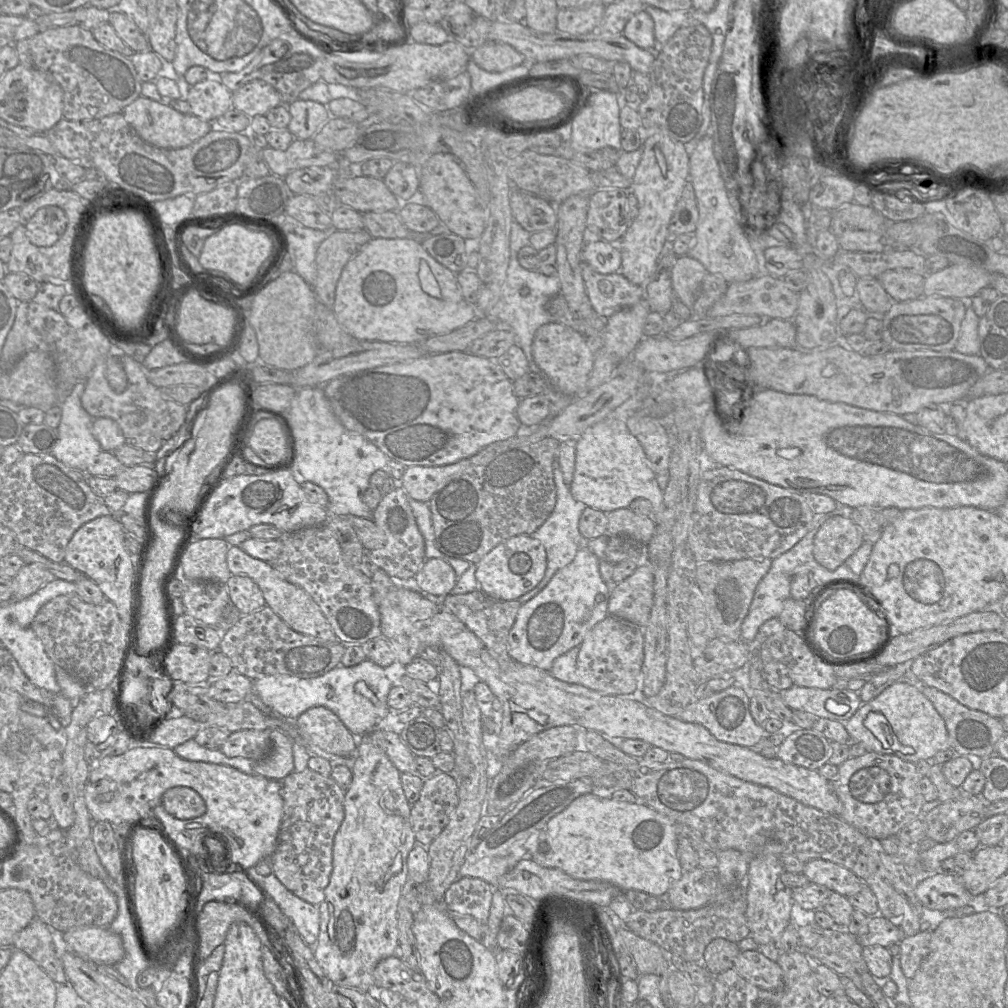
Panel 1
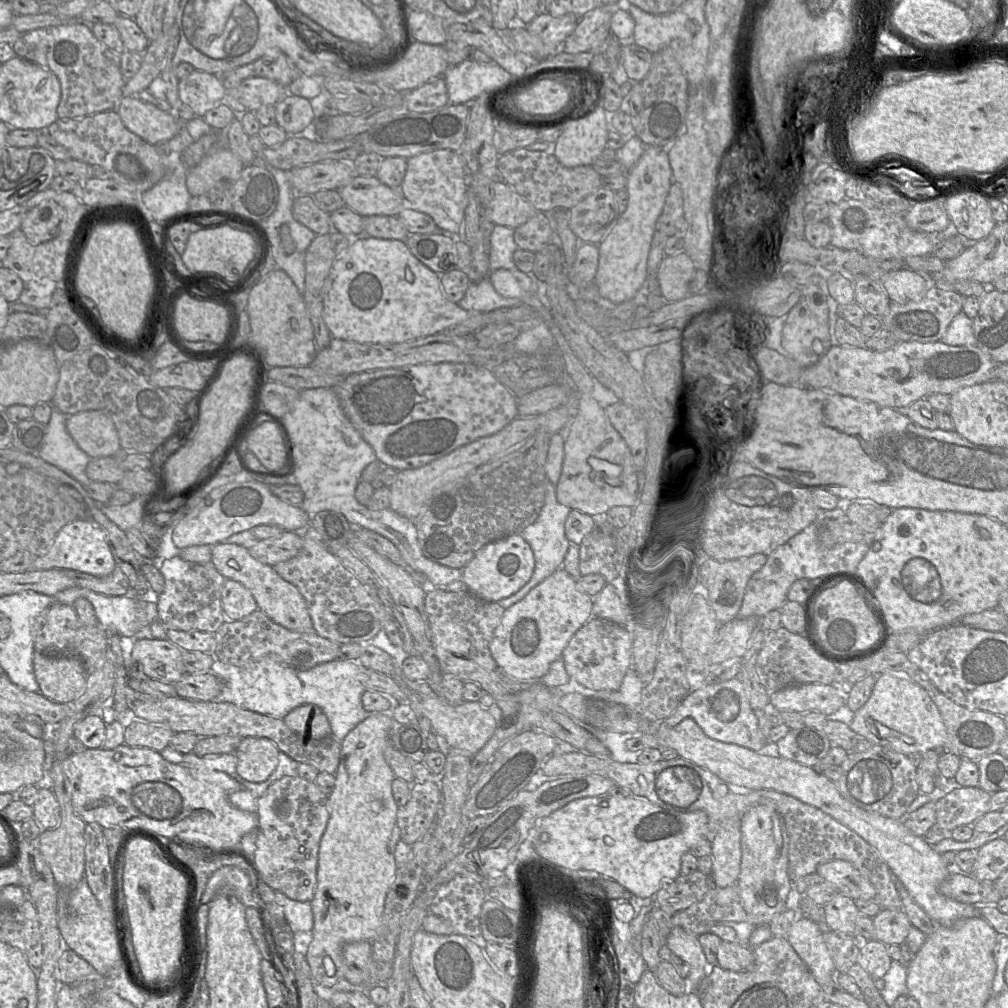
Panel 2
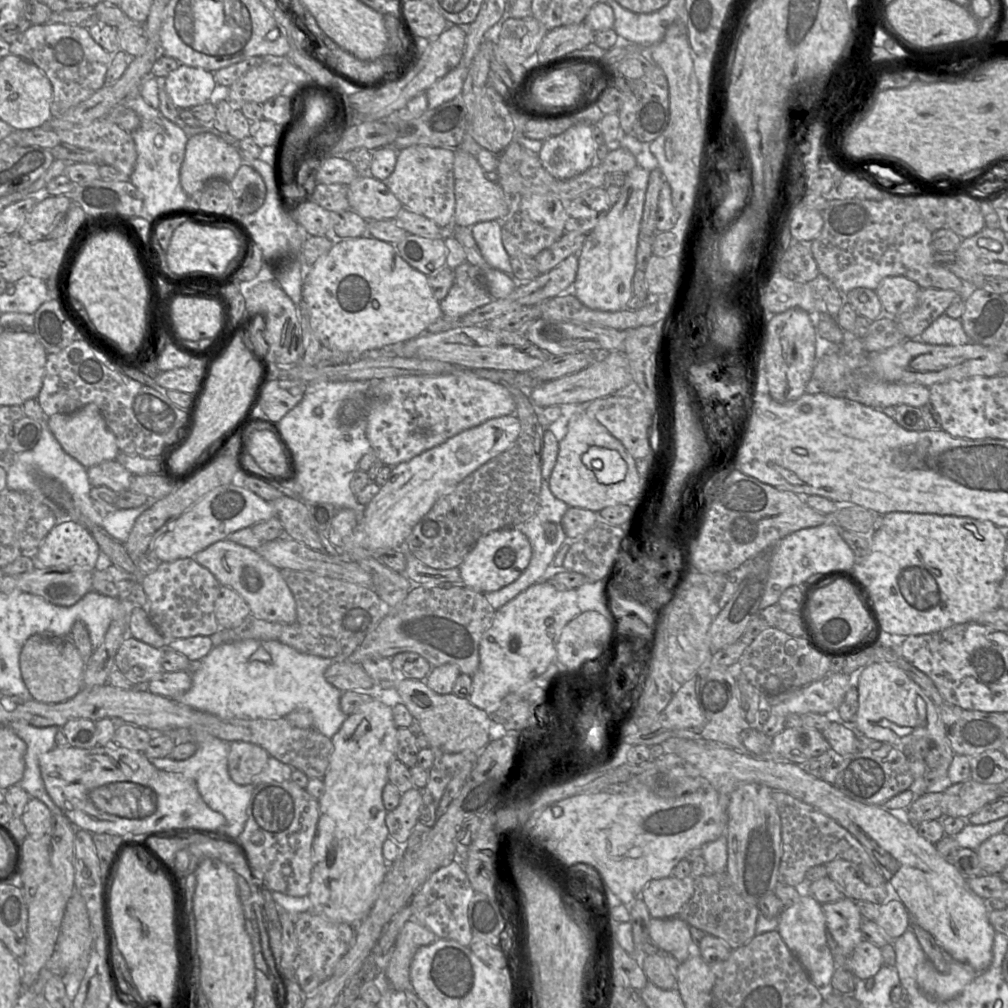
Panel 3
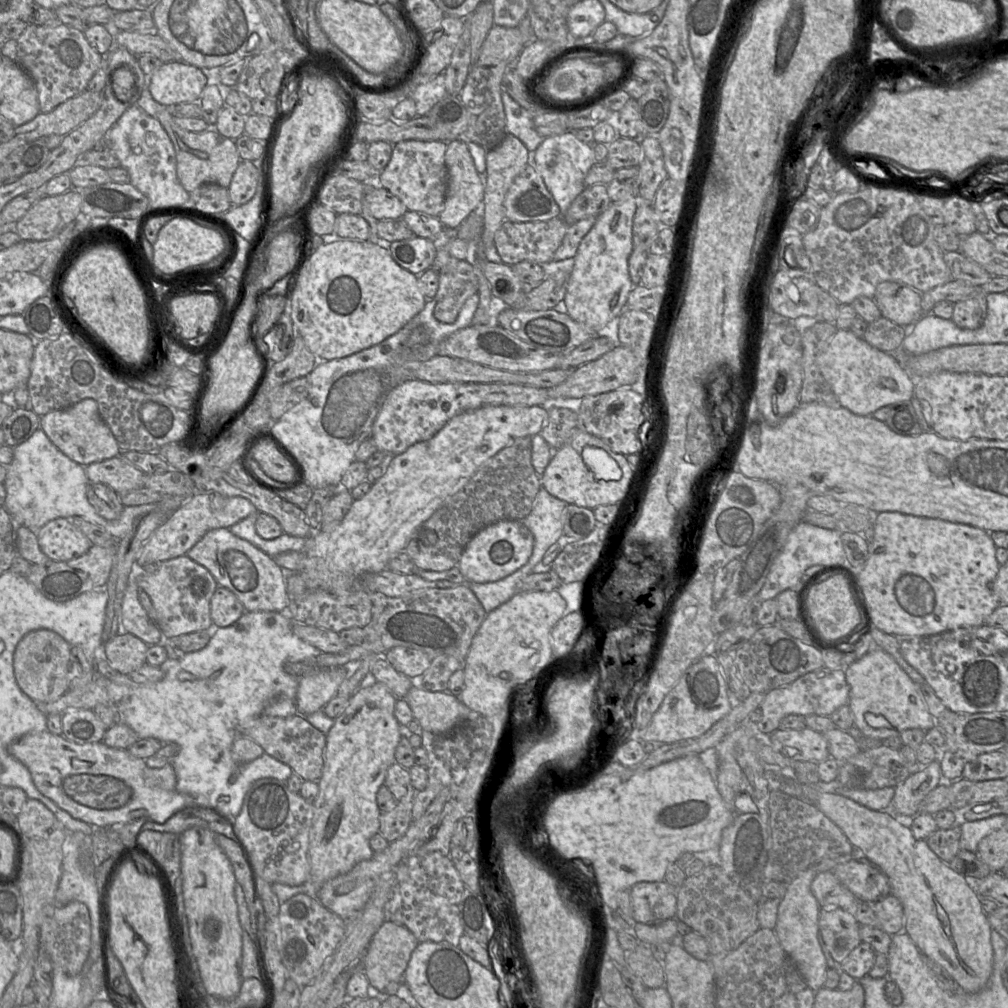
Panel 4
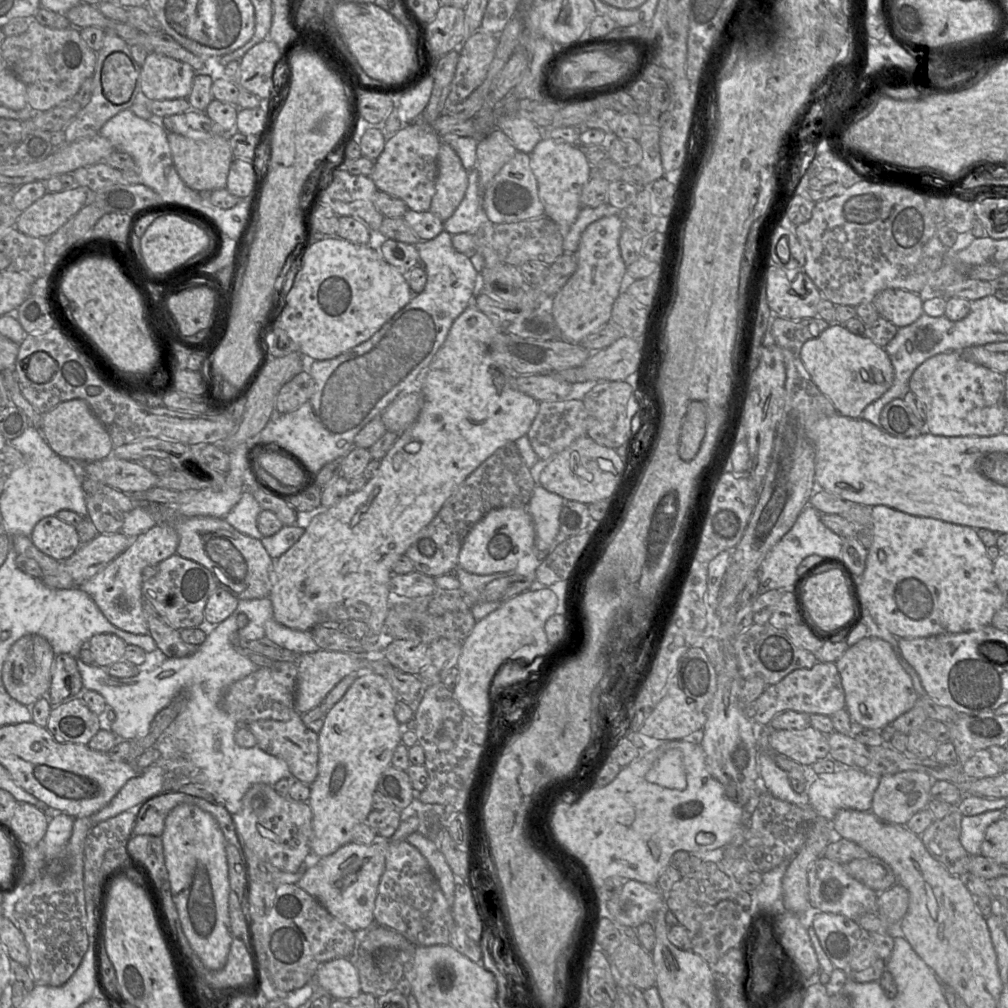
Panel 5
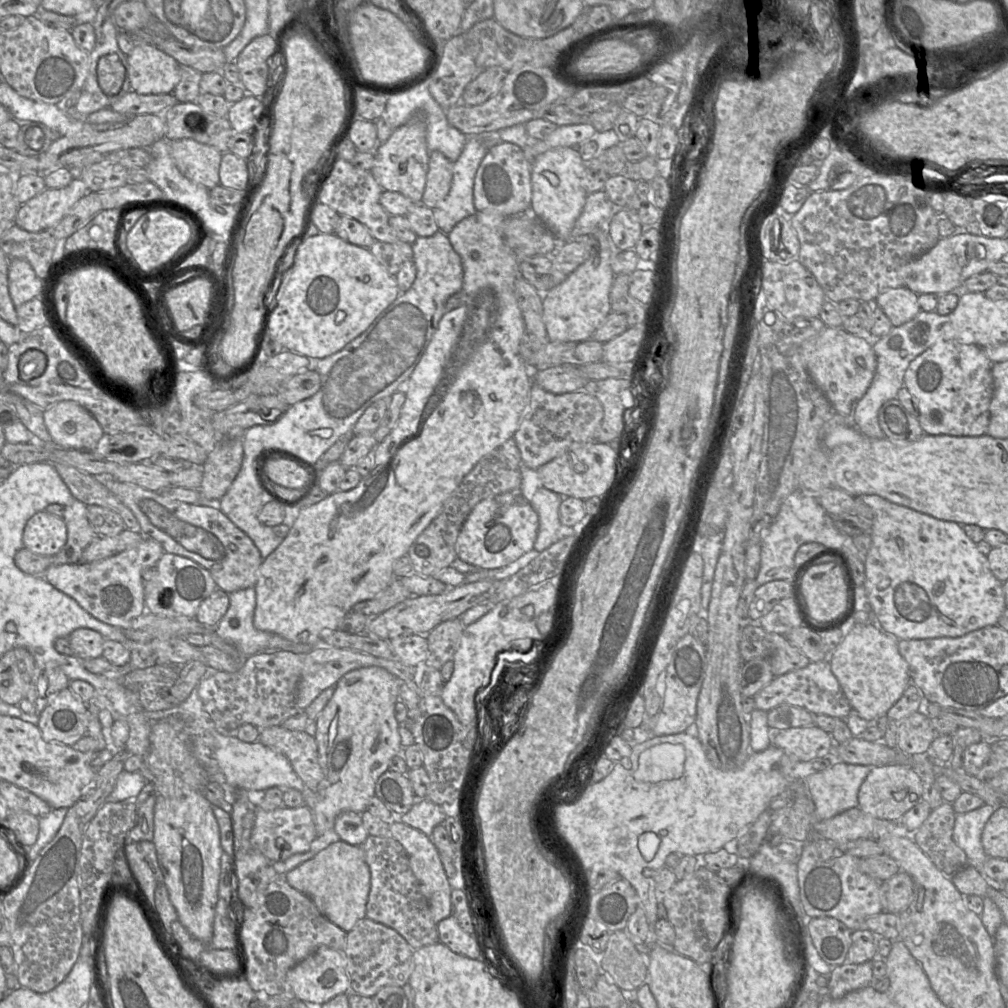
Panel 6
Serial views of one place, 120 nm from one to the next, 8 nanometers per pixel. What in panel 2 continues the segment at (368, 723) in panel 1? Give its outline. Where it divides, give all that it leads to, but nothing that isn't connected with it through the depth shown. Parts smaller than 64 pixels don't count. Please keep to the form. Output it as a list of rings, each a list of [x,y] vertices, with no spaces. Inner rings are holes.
[[[264,657],[249,666],[228,670],[223,689],[214,702],[233,703],[240,708],[278,719],[283,719],[301,705],[315,704],[325,712],[330,722],[331,737],[342,741],[370,714],[364,709],[361,701],[366,691],[357,679],[361,666],[359,659],[336,659],[309,670],[297,670],[284,665],[277,658]]]

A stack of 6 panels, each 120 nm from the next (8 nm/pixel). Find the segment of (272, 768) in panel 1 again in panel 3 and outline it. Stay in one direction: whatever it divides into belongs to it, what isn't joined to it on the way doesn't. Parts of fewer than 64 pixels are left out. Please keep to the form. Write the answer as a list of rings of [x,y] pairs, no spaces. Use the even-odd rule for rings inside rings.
[[[235,741],[230,744],[228,771],[238,785],[249,784],[267,764],[269,753],[259,745]]]

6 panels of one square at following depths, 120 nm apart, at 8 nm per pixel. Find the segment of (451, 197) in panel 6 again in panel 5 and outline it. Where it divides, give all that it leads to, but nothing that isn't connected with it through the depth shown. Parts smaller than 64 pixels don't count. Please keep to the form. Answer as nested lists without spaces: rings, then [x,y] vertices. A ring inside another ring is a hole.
[[[468,171],[468,187],[455,212],[443,222],[444,230],[451,235],[458,233],[482,234],[493,247],[494,224],[490,222],[480,206],[479,172]]]

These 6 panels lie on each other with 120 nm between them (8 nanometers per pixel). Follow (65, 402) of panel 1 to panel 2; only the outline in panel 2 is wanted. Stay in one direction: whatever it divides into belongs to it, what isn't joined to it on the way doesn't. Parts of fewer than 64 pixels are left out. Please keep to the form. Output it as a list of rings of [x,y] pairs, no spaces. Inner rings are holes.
[[[53,407],[45,443],[38,452],[44,461],[56,466],[85,488],[91,480],[86,474],[86,467],[91,458],[76,444],[66,428],[66,420],[71,415],[62,413]]]

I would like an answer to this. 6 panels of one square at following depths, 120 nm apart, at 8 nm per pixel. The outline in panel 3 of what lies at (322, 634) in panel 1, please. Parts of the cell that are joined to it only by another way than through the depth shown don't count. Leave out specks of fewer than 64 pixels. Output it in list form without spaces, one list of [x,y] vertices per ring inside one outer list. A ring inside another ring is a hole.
[[[223,539],[195,554],[194,559],[208,569],[222,586],[236,591],[248,604],[253,616],[269,622],[297,622],[295,599],[280,570],[267,562],[256,550]]]

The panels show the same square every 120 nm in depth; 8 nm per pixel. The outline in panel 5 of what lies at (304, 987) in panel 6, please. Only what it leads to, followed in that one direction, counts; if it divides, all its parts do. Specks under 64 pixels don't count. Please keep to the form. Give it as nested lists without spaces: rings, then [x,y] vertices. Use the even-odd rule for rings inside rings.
[[[336,958],[322,963],[313,983],[326,990],[334,1000],[349,1001],[361,993],[357,968],[349,958]]]

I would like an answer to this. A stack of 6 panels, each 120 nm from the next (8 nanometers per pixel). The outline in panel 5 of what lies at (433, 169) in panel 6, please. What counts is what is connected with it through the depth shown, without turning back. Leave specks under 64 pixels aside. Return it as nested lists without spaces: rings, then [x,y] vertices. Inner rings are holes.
[[[441,143],[438,152],[438,175],[430,212],[443,222],[455,212],[468,187],[468,171],[456,151],[447,143]]]

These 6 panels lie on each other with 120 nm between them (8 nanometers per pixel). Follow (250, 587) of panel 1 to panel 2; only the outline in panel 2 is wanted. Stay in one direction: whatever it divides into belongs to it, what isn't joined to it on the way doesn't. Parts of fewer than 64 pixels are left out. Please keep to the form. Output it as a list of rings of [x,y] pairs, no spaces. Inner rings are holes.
[[[226,579],[221,592],[225,620],[237,621],[258,610],[251,592],[241,583]]]

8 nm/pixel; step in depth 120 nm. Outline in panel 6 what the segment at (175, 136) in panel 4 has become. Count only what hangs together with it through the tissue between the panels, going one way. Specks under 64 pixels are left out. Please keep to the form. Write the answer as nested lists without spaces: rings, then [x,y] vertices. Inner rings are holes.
[[[193,139],[169,141],[170,153],[178,170],[189,180],[212,189],[220,184],[222,153]]]

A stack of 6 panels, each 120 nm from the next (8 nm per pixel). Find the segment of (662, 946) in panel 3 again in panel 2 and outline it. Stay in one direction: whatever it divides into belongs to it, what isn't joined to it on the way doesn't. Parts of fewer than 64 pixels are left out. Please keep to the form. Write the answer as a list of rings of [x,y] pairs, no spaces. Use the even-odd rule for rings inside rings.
[[[674,927],[666,938],[665,945],[688,965],[689,975],[686,981],[693,990],[698,991],[701,982],[709,976],[710,966],[714,966],[708,963],[698,936],[681,927]]]

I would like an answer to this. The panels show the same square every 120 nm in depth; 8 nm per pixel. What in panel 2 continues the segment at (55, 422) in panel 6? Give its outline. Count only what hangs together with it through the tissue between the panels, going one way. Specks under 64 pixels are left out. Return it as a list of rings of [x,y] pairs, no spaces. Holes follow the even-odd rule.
[[[88,410],[69,416],[66,428],[76,444],[90,457],[114,456],[121,448],[108,412]]]

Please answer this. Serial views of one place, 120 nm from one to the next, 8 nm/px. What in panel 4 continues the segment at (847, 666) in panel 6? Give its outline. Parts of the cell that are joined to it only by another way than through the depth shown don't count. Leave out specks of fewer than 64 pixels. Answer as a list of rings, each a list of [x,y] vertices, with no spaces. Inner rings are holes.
[[[884,650],[869,652],[850,664],[844,673],[849,686],[848,706],[854,726],[864,736],[885,740],[899,736],[907,729],[919,728],[926,732],[936,726],[936,719],[929,713],[918,685]]]

